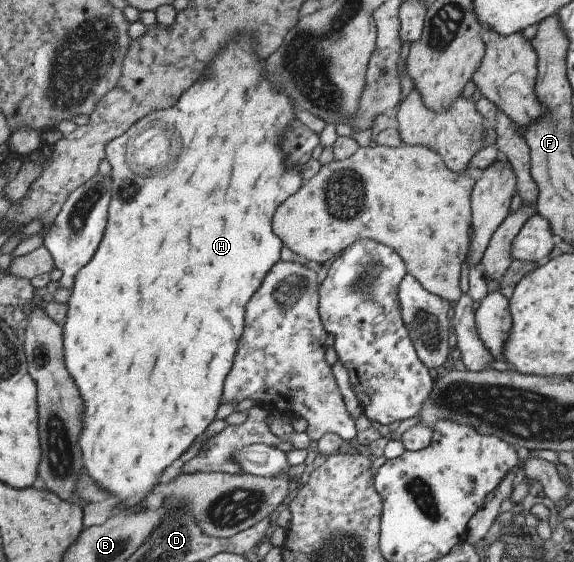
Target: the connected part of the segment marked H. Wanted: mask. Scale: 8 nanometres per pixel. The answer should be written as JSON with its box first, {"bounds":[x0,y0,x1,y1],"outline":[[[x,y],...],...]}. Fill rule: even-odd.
{"bounds":[65,34,303,509],"outline":[[[236,34],[236,39],[228,41],[220,53],[214,55],[208,63],[206,73],[186,89],[172,107],[156,110],[135,121],[126,132],[115,137],[106,145],[105,159],[110,165],[110,191],[112,213],[107,213],[108,233],[104,233],[104,245],[96,253],[96,261],[77,273],[75,286],[67,306],[69,307],[65,323],[65,358],[71,376],[76,379],[82,397],[86,399],[86,429],[80,437],[86,461],[86,473],[96,483],[118,497],[126,509],[138,503],[150,489],[154,489],[156,475],[162,473],[196,437],[201,437],[208,424],[215,419],[216,408],[221,403],[222,381],[232,365],[238,337],[242,333],[244,305],[252,293],[260,287],[268,270],[279,260],[283,243],[270,231],[270,217],[274,209],[287,197],[290,197],[303,183],[298,168],[284,169],[284,153],[278,149],[278,139],[290,127],[294,119],[294,107],[286,93],[278,93],[270,87],[268,79],[260,73],[264,71],[264,61],[256,59],[252,47],[257,45],[251,35]]]}

